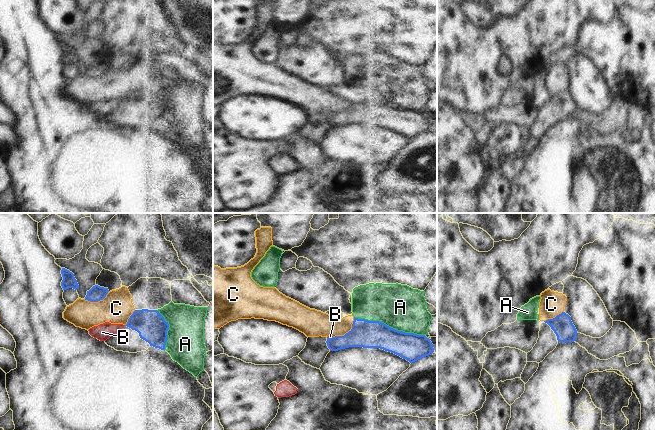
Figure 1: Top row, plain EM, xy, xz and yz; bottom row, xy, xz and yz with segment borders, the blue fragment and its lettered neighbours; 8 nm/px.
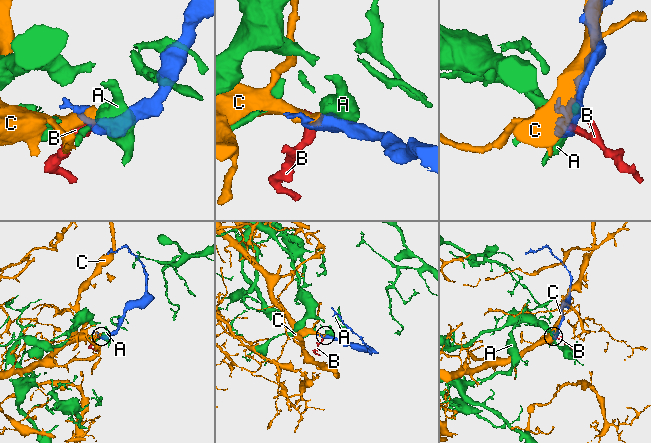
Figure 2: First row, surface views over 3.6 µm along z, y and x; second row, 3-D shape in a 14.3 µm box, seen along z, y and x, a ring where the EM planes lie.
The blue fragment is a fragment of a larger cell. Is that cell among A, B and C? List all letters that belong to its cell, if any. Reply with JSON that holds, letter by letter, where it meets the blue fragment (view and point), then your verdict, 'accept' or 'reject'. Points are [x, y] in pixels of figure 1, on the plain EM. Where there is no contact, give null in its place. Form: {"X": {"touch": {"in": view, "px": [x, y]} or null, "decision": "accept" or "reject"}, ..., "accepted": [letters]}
{"A": {"touch": {"in": "xz", "px": [388, 102]}, "decision": "reject"}, "B": {"touch": {"in": "xz", "px": [329, 114]}, "decision": "reject"}, "C": {"touch": {"in": "xz", "px": [348, 108]}, "decision": "reject"}, "accepted": []}

